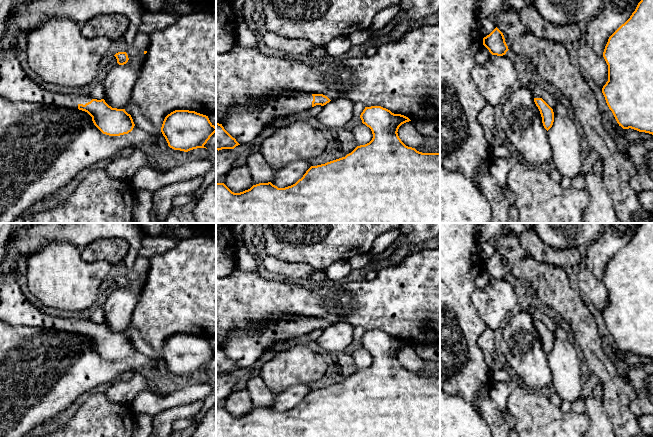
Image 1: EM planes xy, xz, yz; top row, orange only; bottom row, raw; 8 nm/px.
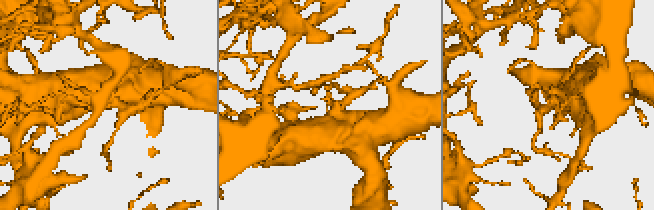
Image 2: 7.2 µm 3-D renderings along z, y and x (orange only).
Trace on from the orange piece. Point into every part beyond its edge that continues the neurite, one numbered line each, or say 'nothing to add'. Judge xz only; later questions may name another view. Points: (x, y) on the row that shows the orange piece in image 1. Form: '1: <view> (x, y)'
1: xz (244, 124)
2: xz (407, 132)

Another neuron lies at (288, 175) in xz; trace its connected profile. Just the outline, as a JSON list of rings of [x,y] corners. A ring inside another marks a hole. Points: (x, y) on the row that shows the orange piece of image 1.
[[[309,160],[290,162],[284,167],[277,169],[271,183],[278,188],[291,186],[301,179],[309,168]]]

